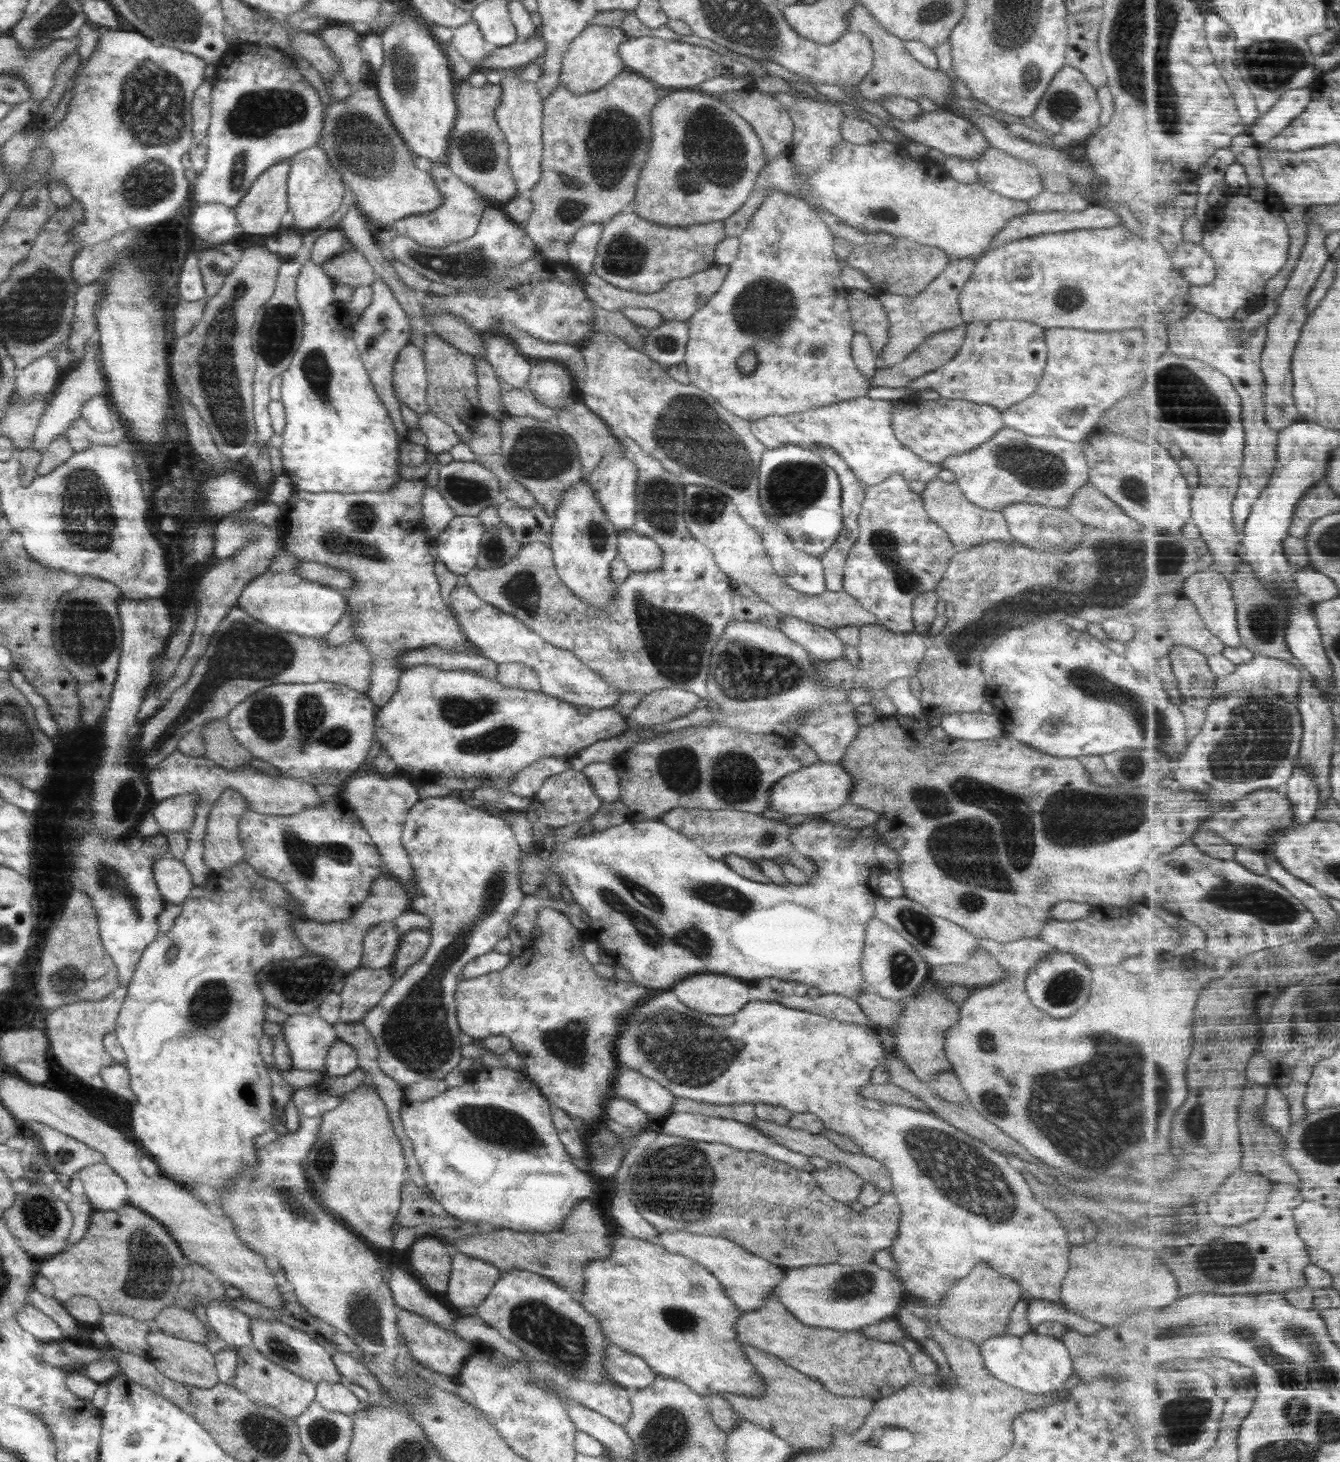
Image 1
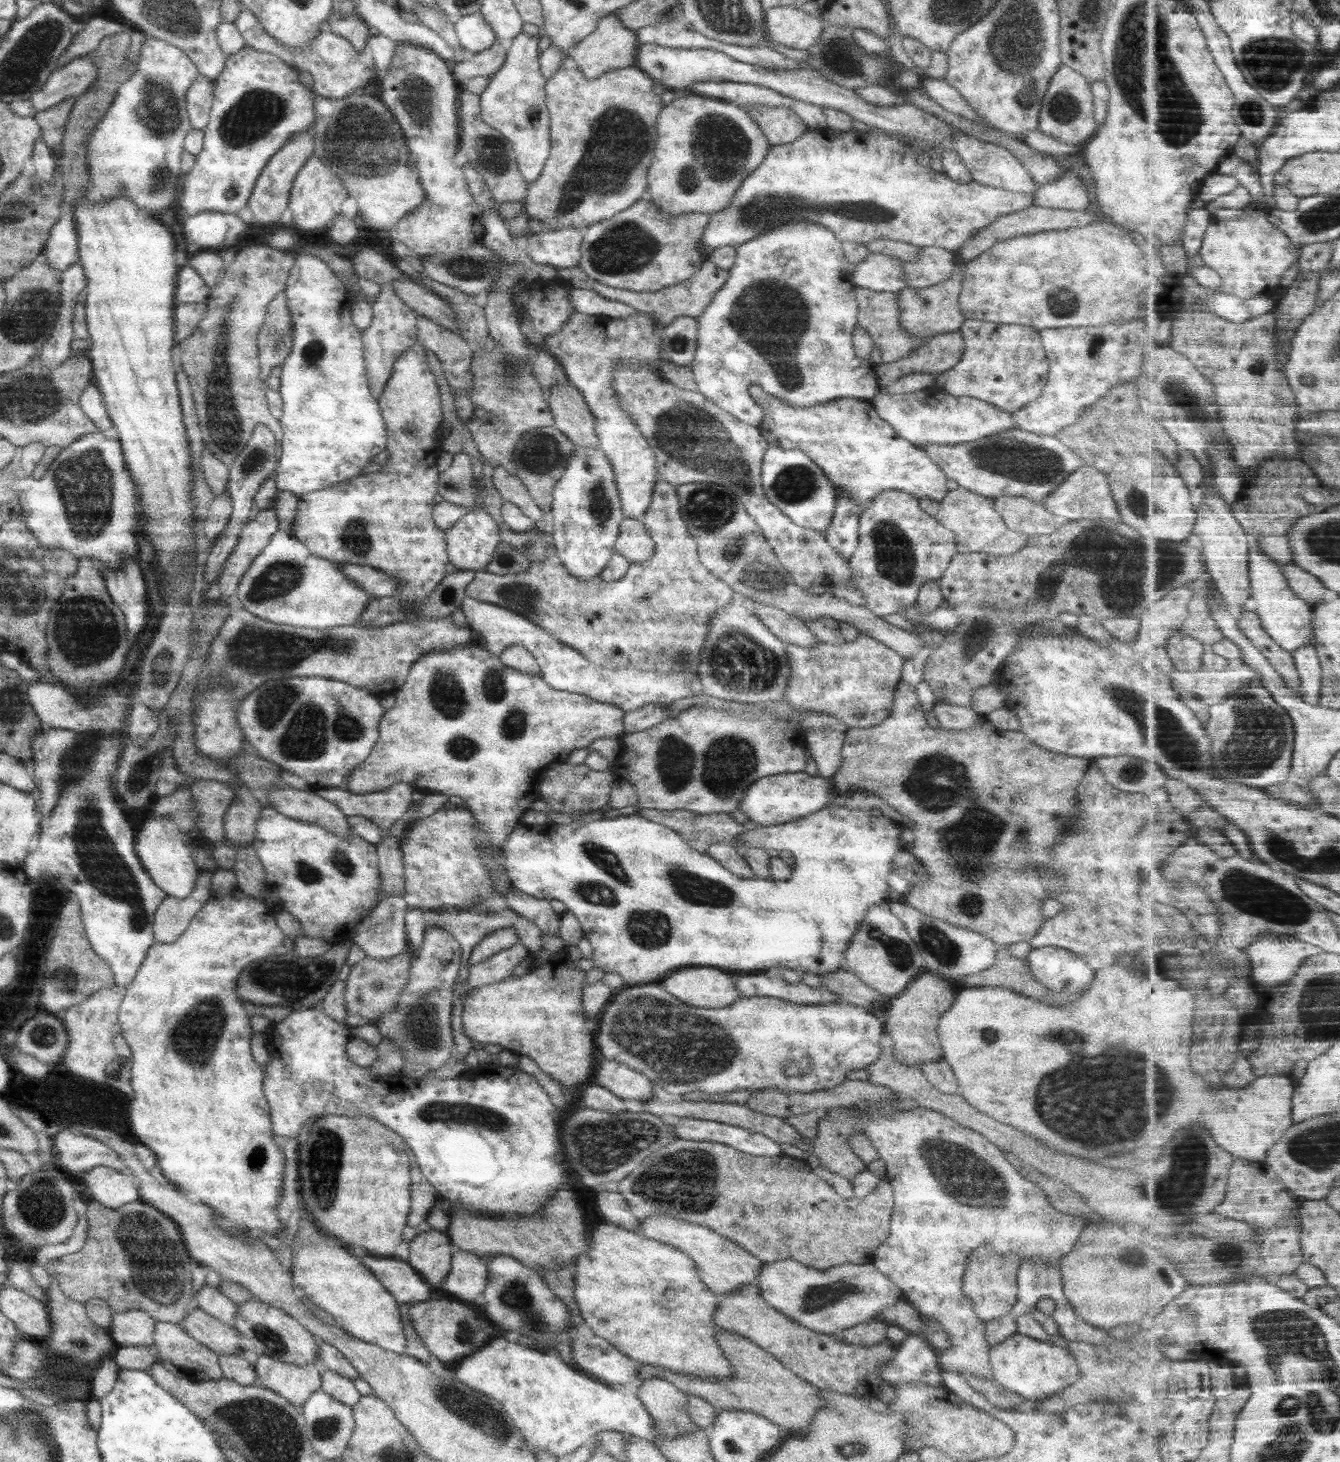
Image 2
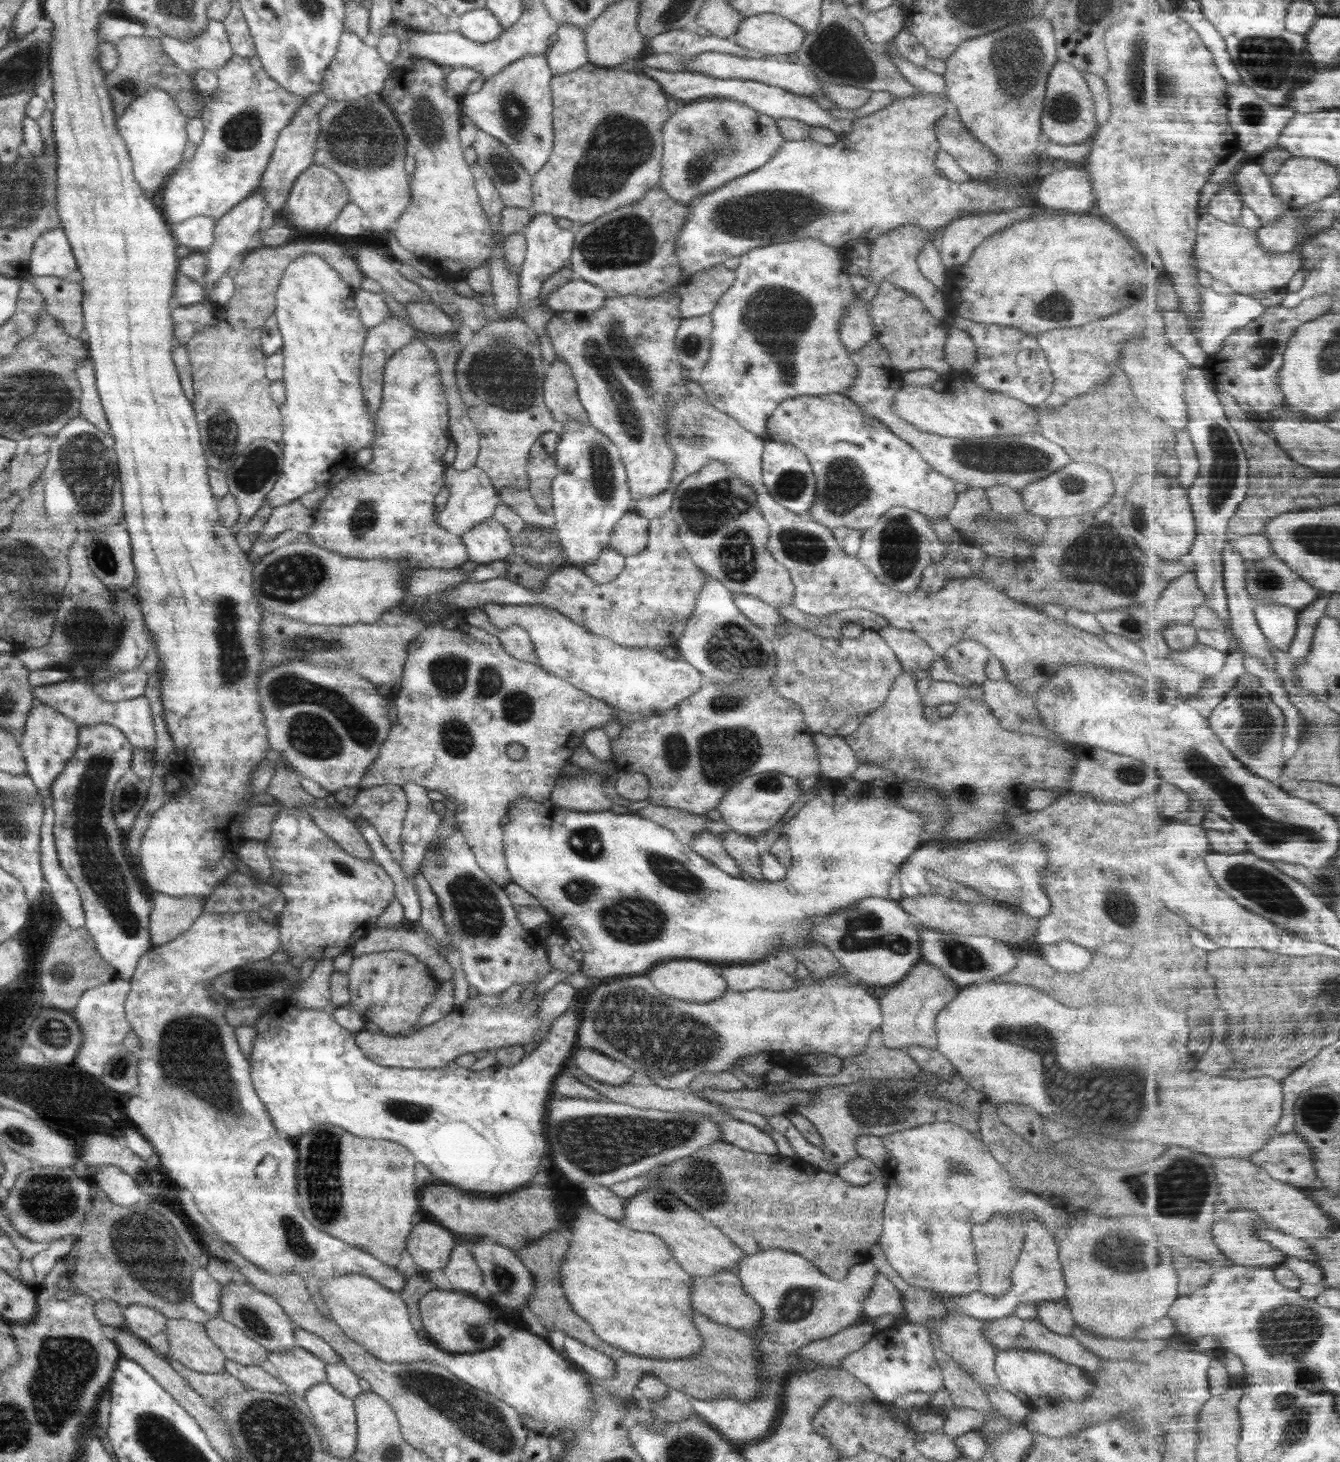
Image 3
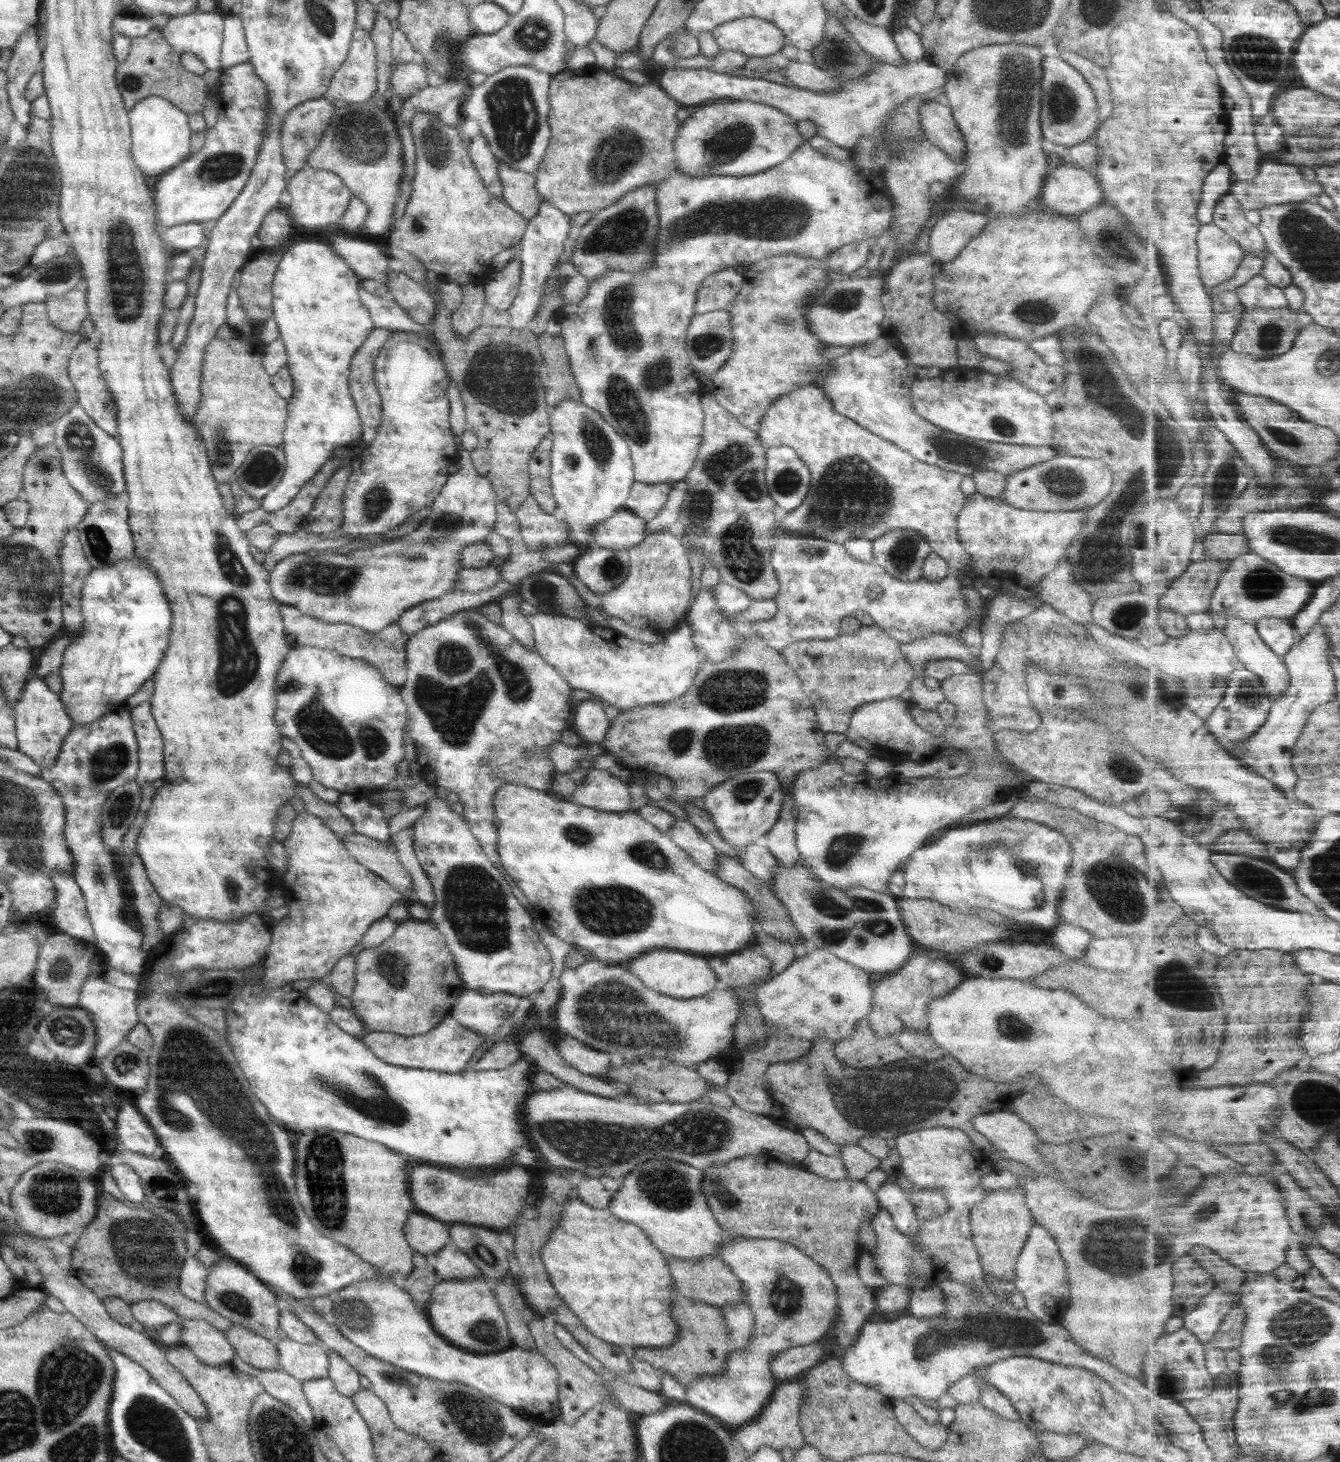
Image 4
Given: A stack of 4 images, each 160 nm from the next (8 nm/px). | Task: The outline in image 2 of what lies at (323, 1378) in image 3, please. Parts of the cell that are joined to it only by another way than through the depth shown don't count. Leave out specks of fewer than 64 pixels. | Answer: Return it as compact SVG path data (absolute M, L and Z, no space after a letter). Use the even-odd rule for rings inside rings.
M259 1354L254 1368L257 1372L258 1386L277 1392L278 1395L282 1395L286 1400L289 1400L290 1404L298 1408L302 1408L313 1392L321 1389L321 1366L314 1363L305 1365L290 1364Z

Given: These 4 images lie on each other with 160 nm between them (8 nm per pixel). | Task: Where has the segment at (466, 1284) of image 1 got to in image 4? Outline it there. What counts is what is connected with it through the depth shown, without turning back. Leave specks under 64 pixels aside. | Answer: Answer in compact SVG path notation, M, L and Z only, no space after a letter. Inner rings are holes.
M451 1241L428 1259L440 1280L467 1281L482 1277L481 1270Z

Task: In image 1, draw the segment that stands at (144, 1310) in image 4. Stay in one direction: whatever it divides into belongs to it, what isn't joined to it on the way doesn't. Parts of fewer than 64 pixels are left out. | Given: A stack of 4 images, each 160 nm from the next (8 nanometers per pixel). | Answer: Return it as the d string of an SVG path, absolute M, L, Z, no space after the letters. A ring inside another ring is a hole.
M110 1313L101 1315L98 1326L107 1336L110 1347L143 1357L149 1352L147 1338L153 1330L149 1323L128 1315Z

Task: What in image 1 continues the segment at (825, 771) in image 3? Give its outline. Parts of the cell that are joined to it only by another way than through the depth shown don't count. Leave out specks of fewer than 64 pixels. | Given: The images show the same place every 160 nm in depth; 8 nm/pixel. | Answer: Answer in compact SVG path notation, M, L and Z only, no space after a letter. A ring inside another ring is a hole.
M736 619L725 626L724 634L720 637L720 640L718 640L716 644L716 648L712 651L711 659L709 660L710 672L708 672L707 676L707 691L709 692L709 698L714 700L714 702L716 702L716 704L718 704L721 708L723 714L725 715L725 722L754 734L773 734L778 735L779 737L786 737L790 740L795 737L800 737L810 746L810 748L812 748L812 750L814 750L814 752L816 752L819 762L836 764L841 761L841 757L844 756L847 746L855 739L859 728L862 726L856 723L856 717L854 715L854 710L856 708L846 701L846 697L850 694L850 689L843 688L842 684L838 687L838 684L834 685L834 683L833 686L820 683L820 679L818 679L818 666L816 664L818 659L808 654L808 651L803 646L800 646L793 640L790 640L790 638L788 638L779 628L775 629L765 627L764 624L749 623L748 621L740 622ZM792 719L796 719L799 722L797 732L793 732L793 730L787 726Z

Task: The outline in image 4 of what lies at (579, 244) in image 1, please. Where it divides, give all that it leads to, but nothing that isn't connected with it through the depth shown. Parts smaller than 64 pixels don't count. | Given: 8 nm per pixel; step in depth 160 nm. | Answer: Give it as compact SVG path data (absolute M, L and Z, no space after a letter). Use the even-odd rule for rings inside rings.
M542 202L536 216L527 221L527 227L521 238L519 257L521 266L521 281L518 292L510 308L509 322L507 328L524 329L528 322L535 318L539 307L540 297L544 292L545 284L549 282L549 276L553 275L553 270L558 265L558 260L564 254L564 240L568 238L570 232L570 216L558 210L548 202Z

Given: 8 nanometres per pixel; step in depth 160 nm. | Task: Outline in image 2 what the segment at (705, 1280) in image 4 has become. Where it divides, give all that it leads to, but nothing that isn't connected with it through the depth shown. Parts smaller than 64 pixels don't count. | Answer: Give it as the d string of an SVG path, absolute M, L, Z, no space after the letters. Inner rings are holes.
M748 1283L726 1296L718 1295L717 1309L713 1314L714 1324L751 1340L821 1391L877 1398L882 1387L887 1384L879 1376L879 1370L896 1354L893 1341L886 1338L874 1346L852 1346L835 1335L816 1332L798 1324L770 1306L761 1296L756 1283Z

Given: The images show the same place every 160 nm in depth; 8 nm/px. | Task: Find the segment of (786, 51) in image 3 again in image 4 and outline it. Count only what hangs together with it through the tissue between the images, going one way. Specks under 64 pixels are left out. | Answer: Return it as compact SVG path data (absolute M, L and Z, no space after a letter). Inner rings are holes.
M762 18L731 20L711 32L721 51L737 51L751 60L769 58L788 43L780 28Z

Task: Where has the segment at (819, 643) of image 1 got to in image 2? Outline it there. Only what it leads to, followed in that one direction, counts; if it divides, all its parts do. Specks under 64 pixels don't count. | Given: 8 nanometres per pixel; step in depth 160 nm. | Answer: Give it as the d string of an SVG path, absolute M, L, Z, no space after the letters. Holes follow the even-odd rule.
M760 603L754 616L758 617L772 634L786 643L797 644L801 647L813 647L822 643L817 636L812 634L811 629L803 623L802 619L780 608Z

